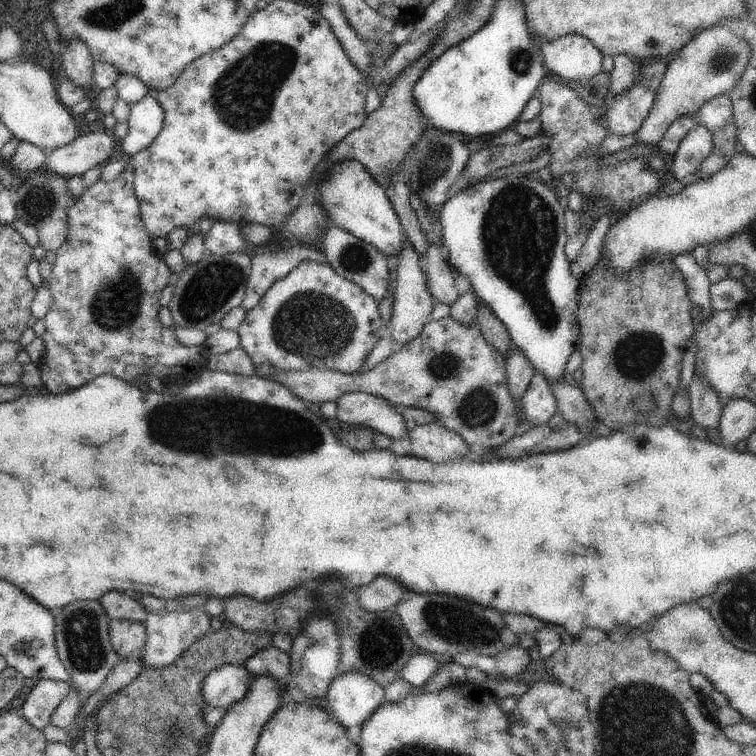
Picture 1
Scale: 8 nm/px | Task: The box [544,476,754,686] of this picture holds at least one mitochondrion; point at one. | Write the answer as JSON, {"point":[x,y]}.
{"point":[688,640]}

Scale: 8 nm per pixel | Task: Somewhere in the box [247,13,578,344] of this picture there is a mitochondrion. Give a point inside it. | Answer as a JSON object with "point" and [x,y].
{"point":[519,228]}

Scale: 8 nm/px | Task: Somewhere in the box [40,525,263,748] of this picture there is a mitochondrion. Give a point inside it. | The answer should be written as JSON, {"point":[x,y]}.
{"point":[82,637]}

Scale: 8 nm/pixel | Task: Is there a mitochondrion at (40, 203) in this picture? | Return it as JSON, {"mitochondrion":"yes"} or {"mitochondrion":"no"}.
{"mitochondrion":"yes"}

